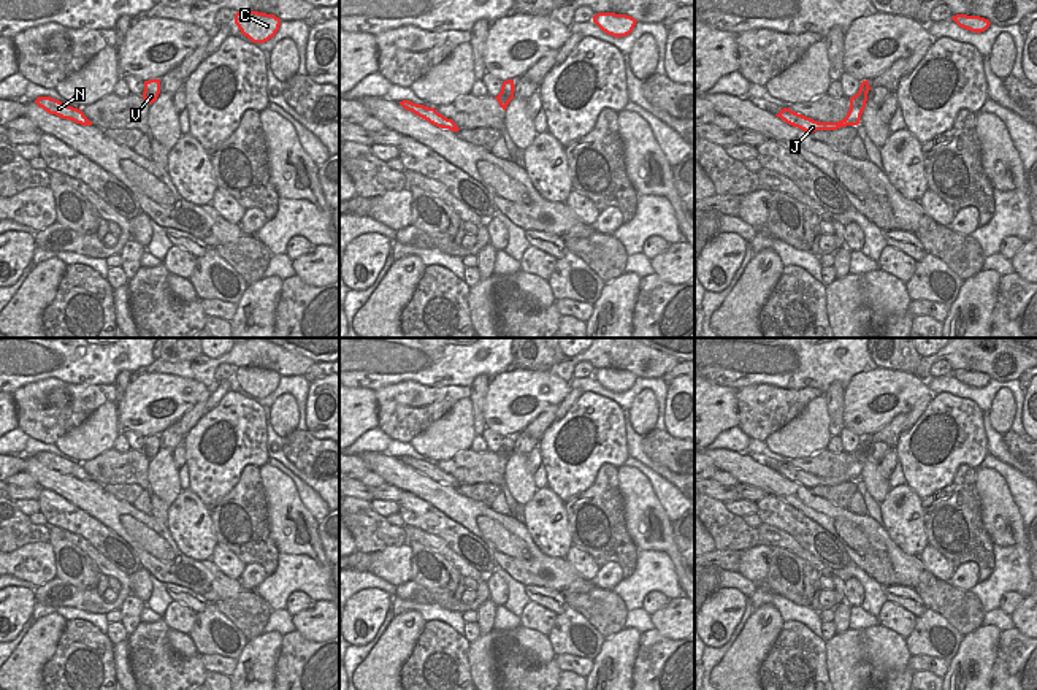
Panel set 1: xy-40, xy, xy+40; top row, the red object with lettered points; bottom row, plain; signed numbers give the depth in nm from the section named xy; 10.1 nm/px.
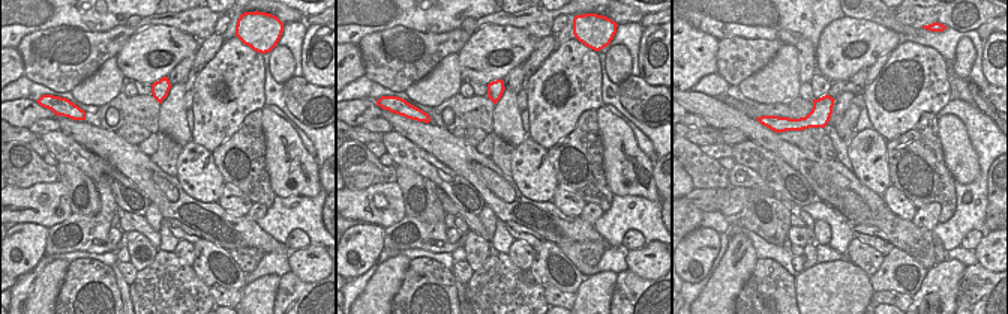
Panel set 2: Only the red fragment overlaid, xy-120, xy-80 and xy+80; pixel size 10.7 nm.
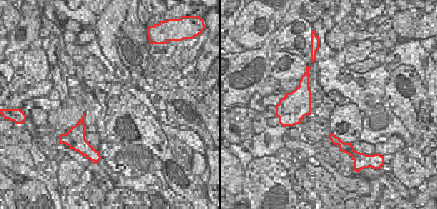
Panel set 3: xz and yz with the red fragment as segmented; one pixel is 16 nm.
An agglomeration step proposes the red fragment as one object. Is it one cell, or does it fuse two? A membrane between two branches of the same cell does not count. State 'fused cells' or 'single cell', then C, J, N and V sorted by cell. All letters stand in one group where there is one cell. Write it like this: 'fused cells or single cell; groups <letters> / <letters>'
fused cells; groups C V / J N

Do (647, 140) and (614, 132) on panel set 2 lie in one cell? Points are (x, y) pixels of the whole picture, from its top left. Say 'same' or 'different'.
different

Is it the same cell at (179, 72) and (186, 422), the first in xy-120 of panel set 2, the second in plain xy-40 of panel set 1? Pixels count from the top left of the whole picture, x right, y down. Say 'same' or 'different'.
different

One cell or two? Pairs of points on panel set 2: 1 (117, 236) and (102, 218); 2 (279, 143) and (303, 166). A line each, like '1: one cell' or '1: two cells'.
1: two cells
2: one cell

